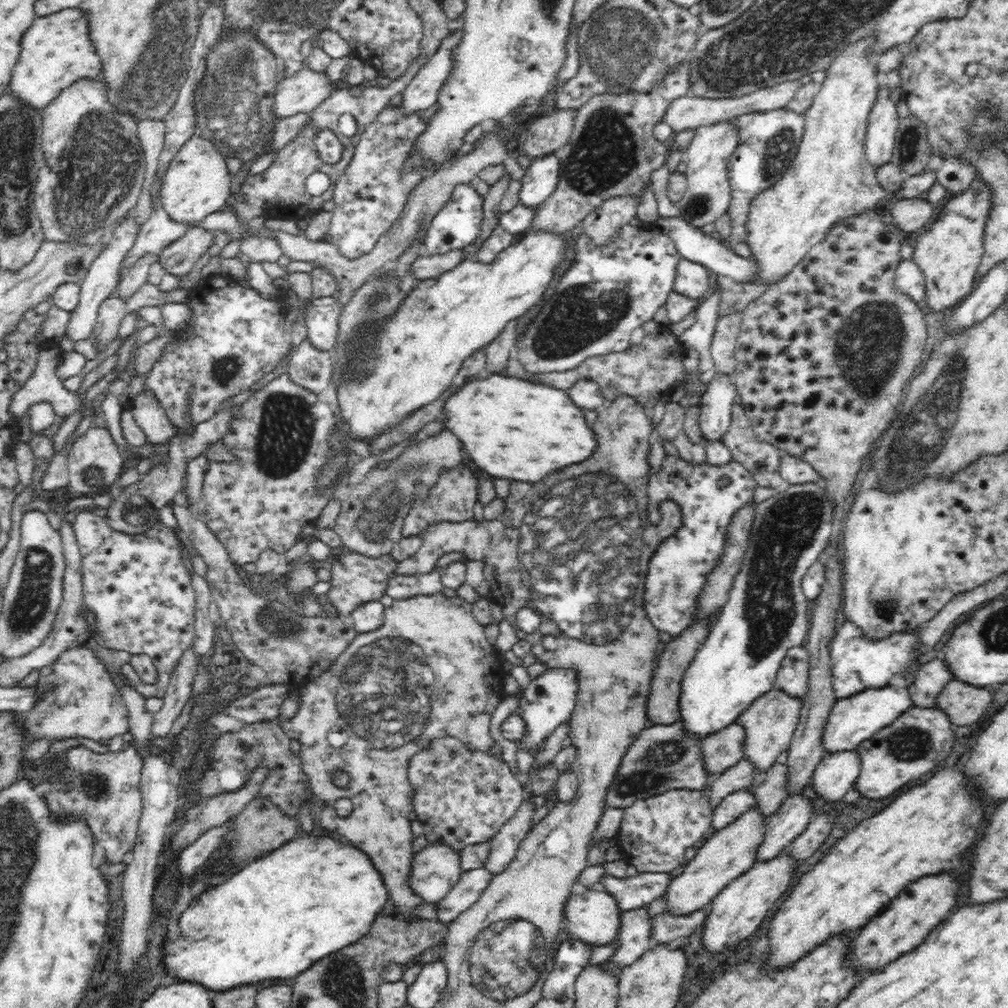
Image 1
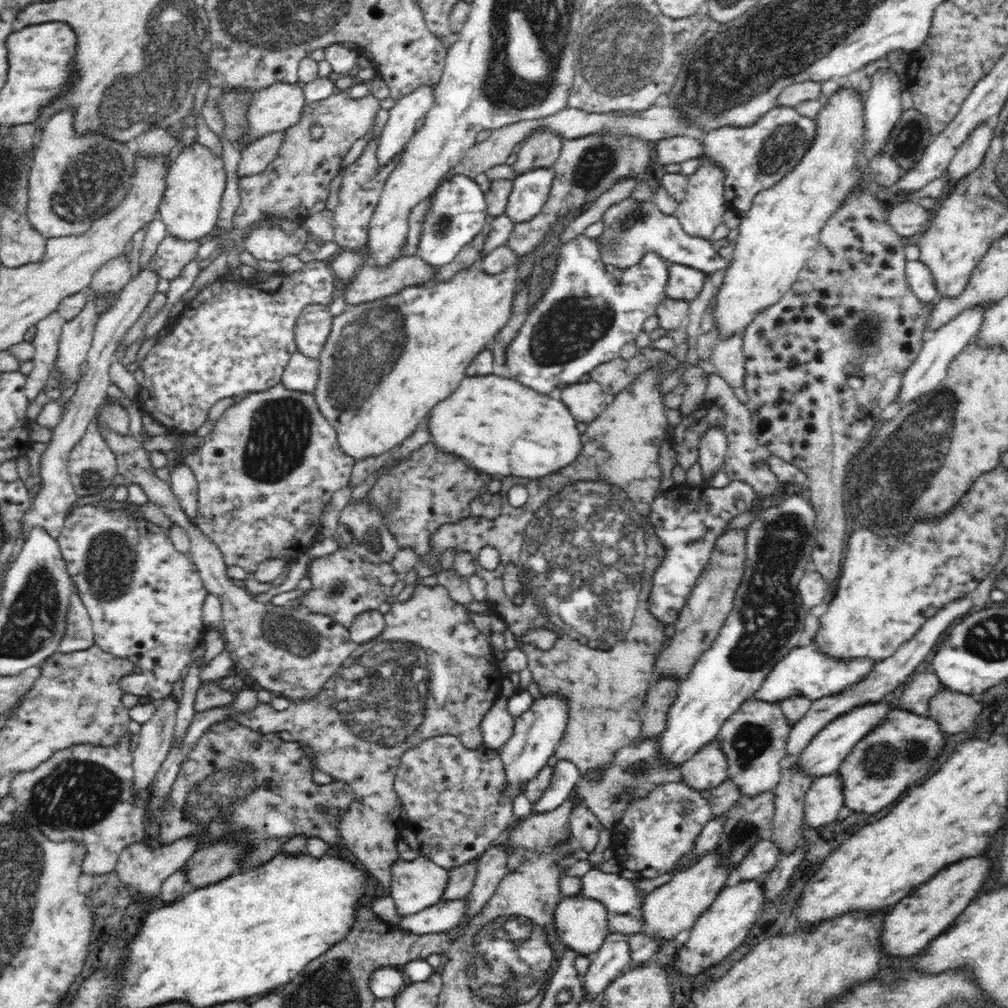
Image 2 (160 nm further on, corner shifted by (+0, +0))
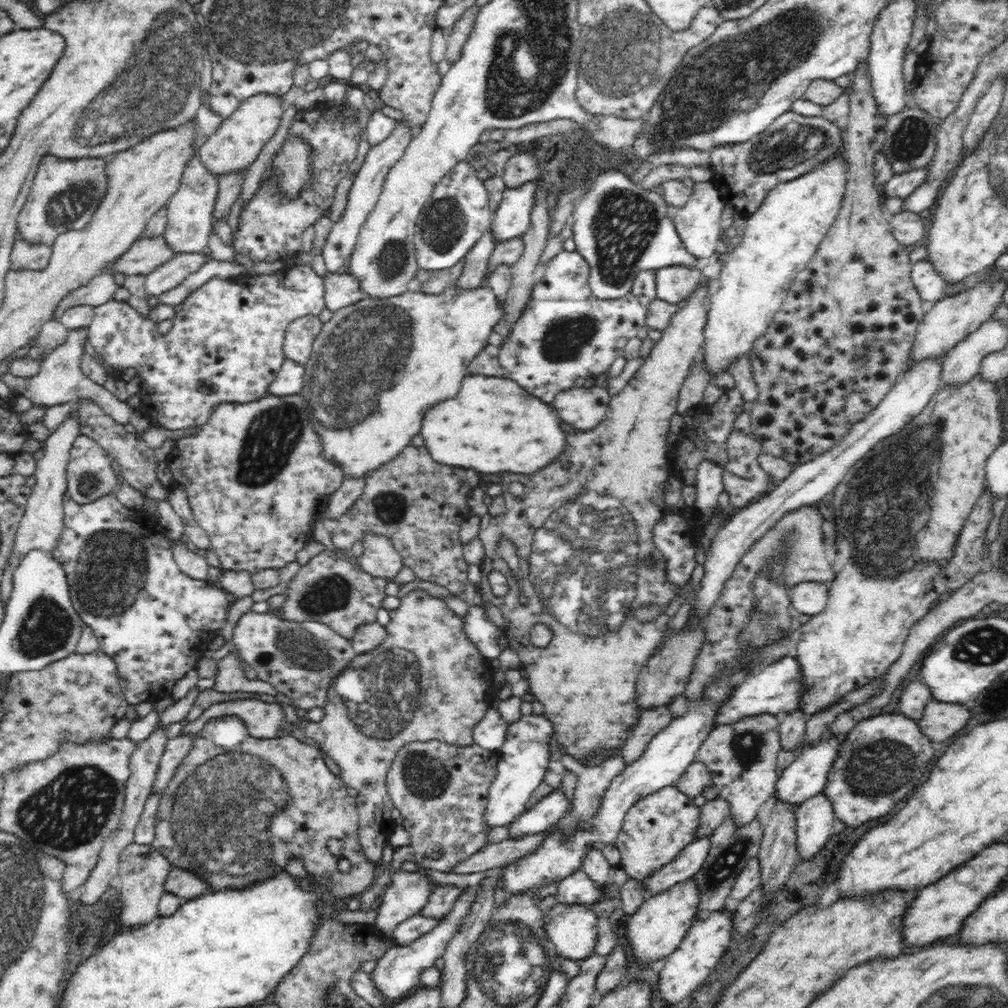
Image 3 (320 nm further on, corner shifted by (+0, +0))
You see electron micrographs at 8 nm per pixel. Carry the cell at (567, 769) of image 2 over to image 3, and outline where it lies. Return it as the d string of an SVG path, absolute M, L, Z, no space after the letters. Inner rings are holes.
M561 789L537 802L508 825L508 837L520 838L535 833L546 833L550 826L559 822L568 810L568 800Z

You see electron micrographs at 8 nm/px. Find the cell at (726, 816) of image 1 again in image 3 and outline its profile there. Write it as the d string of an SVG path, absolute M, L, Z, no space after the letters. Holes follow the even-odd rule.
M708 837L696 839L679 851L672 862L660 866L650 876L642 878L640 887L645 896L650 898L650 896L666 892L666 889L672 888L675 884L692 878L704 864L708 848L710 848Z

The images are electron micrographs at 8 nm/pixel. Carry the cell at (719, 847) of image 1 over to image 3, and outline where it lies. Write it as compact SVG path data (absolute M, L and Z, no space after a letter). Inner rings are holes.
M690 878L666 889L666 892L650 896L629 916L625 925L625 936L632 952L633 959L630 961L634 963L635 968L650 968L656 962L664 962L664 958L680 946L695 921L698 902L700 890Z

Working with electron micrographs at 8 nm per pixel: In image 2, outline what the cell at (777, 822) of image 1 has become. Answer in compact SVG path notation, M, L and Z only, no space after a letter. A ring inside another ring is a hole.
M770 839L759 840L734 870L734 880L764 878L779 863L780 851Z

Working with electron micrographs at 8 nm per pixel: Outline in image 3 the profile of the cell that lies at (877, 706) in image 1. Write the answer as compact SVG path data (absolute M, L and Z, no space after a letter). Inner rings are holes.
M830 737L813 747L806 746L778 779L776 802L798 808L806 799L822 792L843 738Z

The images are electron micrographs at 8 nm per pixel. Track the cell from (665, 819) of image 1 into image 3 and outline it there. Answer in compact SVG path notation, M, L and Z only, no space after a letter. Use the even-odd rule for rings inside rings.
M665 786L646 795L627 810L622 830L615 840L621 854L620 867L630 879L642 880L654 870L672 862L687 844L694 841L700 808L675 786Z

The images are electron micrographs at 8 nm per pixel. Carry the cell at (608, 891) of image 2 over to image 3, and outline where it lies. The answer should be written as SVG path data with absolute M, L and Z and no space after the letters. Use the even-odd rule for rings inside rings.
M580 870L558 883L554 899L557 903L591 906L594 902L600 902L604 895L605 889L598 887L583 870Z

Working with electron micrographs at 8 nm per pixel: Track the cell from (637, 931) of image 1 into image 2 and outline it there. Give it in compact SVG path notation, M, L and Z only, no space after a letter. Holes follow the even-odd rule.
M614 933L606 937L596 951L594 962L582 976L582 992L589 998L597 998L628 967L630 953L624 933Z

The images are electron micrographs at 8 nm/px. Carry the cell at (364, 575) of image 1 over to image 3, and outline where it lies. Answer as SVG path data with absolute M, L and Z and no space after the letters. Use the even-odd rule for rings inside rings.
M324 550L302 566L288 582L282 593L284 602L277 610L281 612L282 620L299 623L319 621L320 624L328 625L334 632L351 641L360 626L376 622L376 612L380 610L386 597L384 593L386 584L386 580L381 577L373 577L370 573L350 566L334 552Z

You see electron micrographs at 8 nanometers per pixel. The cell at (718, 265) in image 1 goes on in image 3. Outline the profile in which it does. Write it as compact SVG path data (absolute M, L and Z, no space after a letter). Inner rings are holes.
M612 167L600 169L589 191L575 204L572 238L575 250L589 264L589 288L595 298L614 300L634 288L638 272L696 264L677 235L667 202L657 190L646 190L624 172Z

